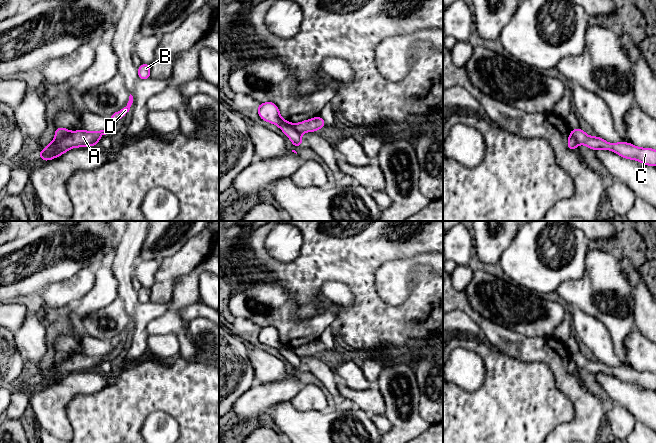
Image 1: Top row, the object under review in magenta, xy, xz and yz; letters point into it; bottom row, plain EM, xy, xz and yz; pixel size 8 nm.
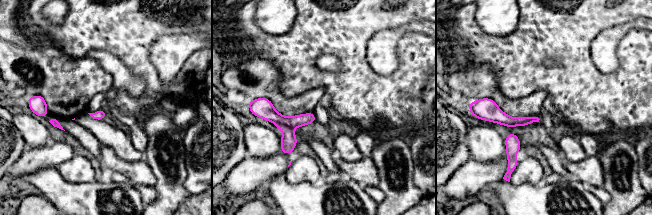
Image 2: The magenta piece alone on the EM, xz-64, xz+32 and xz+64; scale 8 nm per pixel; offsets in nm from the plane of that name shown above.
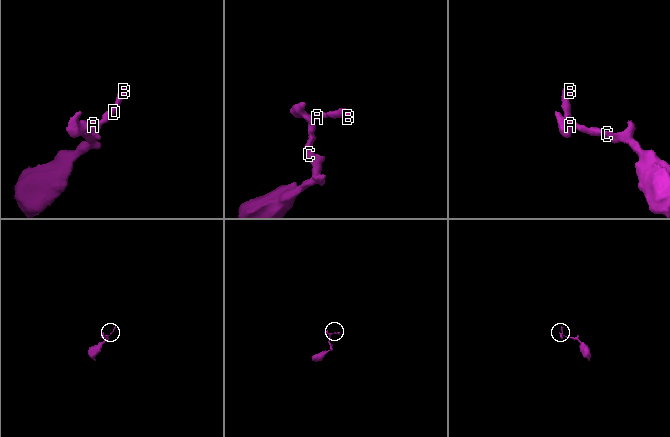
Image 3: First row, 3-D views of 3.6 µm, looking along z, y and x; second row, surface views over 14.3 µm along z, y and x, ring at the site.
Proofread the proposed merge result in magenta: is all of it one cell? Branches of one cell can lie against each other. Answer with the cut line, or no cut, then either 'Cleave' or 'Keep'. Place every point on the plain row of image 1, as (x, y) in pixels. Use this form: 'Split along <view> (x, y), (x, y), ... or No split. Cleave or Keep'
Split along xz (279, 349), (289, 348), (299, 357). Cleave

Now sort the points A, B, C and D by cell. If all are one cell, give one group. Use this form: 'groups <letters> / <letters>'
groups A B D / C

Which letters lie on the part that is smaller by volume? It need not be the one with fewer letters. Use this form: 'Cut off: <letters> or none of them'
Cut off: A, B, D

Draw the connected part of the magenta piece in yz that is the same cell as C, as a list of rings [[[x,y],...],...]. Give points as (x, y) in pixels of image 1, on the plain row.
[[[581,352],[570,354],[577,368],[585,368],[592,374],[606,373],[614,375],[623,382],[637,384],[645,389],[656,391],[656,374],[652,372],[638,372],[627,366],[608,367],[602,362],[590,361]]]

